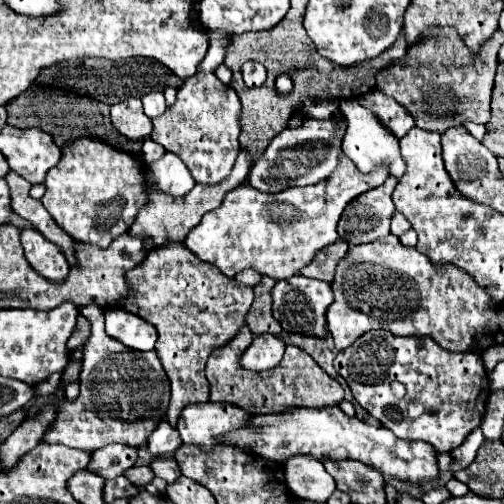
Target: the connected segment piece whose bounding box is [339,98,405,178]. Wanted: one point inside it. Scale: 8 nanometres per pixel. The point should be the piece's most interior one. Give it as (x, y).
(367, 142)

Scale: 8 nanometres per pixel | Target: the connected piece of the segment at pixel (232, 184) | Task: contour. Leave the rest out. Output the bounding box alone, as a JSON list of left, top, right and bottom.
[129,148,251,246]

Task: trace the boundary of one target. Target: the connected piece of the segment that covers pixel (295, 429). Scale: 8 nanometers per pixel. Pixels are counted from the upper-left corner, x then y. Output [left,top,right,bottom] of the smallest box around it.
[221,406,437,484]

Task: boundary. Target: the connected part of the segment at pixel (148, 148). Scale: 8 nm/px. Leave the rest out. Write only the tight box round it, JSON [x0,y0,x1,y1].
[143,138,165,162]

